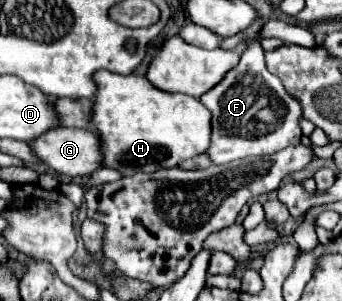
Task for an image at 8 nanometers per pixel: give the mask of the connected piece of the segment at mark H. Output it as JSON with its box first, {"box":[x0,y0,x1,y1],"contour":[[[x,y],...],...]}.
{"box":[93,70,211,176],"contour":[[[101,70],[97,72],[95,80],[99,90],[93,106],[93,130],[101,132],[101,138],[105,140],[105,166],[117,168],[123,176],[133,176],[133,172],[153,172],[157,168],[171,168],[177,166],[181,160],[189,160],[207,152],[211,144],[211,112],[201,104],[199,98],[163,92],[139,74],[123,76],[109,70]]]}

